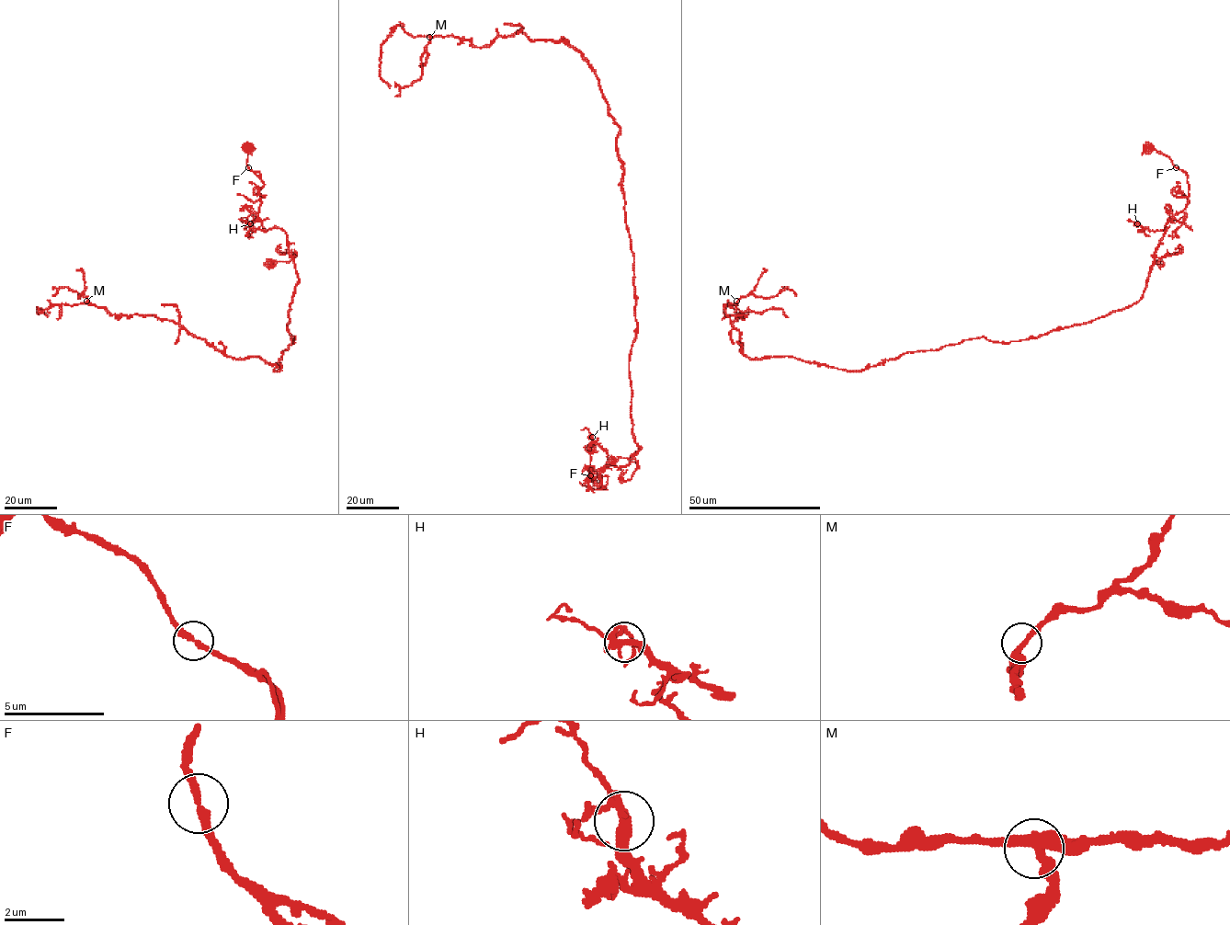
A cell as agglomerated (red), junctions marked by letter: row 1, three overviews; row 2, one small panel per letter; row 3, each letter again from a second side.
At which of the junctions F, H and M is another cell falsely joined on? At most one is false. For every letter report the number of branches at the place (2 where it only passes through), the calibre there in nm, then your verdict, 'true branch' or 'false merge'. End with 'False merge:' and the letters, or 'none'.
F: 2 | 240 nm | true branch
H: 3 | 280 nm | true branch
M: 3 | 340 nm | true branch
False merge: none

